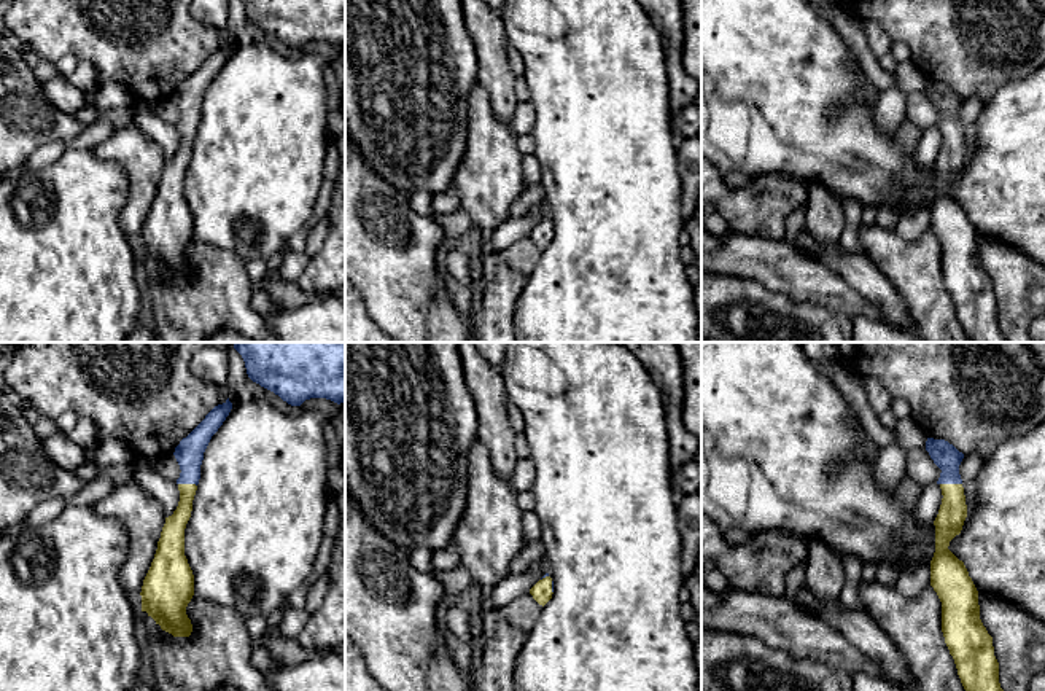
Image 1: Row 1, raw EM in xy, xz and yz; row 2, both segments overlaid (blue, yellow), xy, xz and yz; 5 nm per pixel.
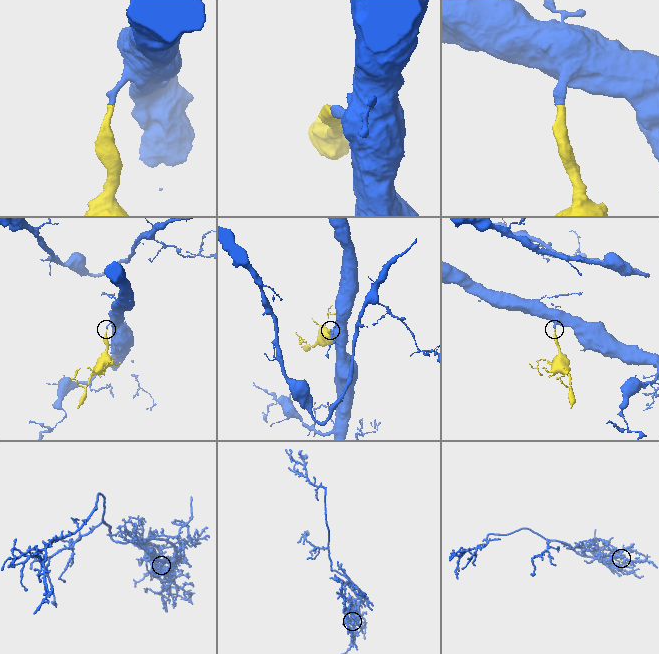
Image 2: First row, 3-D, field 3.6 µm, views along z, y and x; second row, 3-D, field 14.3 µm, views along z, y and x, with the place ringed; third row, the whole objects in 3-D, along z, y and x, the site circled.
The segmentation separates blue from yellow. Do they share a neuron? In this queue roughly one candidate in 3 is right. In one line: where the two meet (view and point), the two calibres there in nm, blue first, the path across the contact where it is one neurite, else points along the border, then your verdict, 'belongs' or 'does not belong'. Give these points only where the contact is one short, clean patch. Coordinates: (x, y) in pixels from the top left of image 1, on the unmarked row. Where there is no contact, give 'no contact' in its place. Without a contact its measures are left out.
contact yz (951, 126); calibres 140 and 140 nm; belongs

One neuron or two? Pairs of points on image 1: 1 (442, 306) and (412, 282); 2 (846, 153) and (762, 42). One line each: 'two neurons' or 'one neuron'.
1: two neurons
2: one neuron

